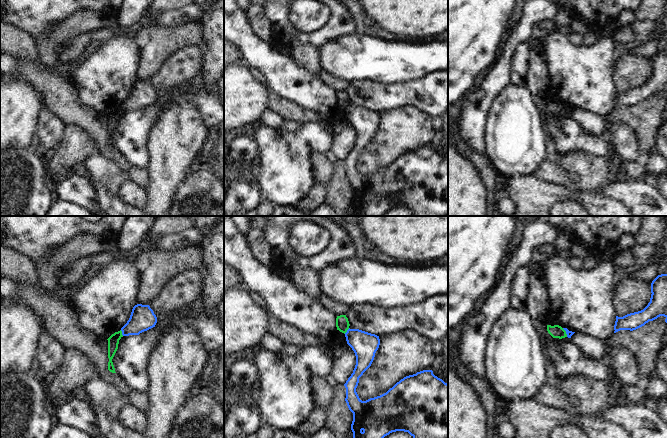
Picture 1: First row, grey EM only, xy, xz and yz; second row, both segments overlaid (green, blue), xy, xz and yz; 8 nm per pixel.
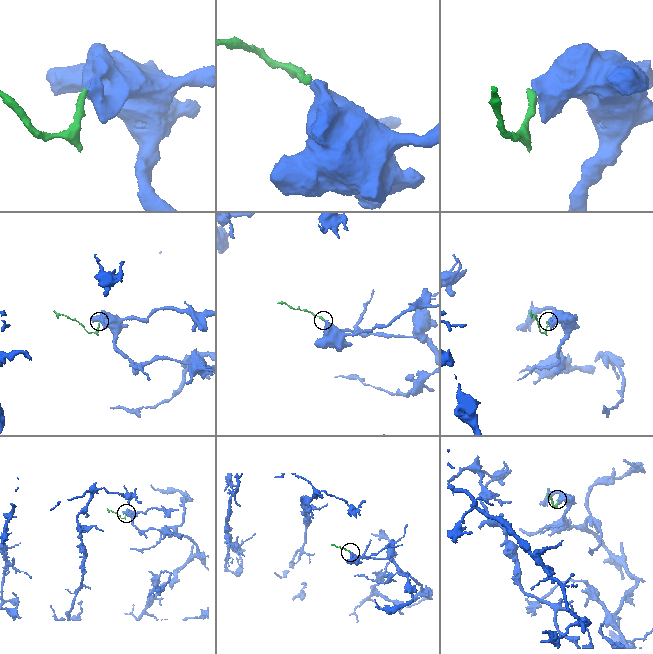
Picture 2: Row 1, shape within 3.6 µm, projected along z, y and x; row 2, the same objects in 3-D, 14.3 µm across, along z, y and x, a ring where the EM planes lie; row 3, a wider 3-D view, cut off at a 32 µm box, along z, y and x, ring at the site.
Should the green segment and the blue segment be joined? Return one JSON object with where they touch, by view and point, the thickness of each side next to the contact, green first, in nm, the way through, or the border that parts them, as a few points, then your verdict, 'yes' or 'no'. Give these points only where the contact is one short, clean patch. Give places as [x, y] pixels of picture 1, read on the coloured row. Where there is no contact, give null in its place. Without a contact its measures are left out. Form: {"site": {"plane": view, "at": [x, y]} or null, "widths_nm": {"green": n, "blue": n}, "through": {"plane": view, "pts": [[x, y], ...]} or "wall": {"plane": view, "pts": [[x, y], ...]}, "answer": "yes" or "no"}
{"site": {"plane": "xy", "at": [121, 333]}, "widths_nm": {"green": 90, "blue": 200}, "wall": {"plane": "xy", "pts": [[120, 330], [123, 335]]}, "answer": "no"}

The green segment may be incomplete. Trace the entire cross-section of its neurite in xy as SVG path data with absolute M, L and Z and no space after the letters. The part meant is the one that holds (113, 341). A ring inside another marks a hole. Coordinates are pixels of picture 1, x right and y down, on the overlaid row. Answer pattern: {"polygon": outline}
{"polygon": "M118 331L115 332L114 334L112 334L107 340L108 340L108 358L109 358L109 362L108 362L108 370L112 373L116 373L115 372L115 368L112 362L112 359L118 349L118 344L119 344L119 340L123 337L122 335L122 331Z"}

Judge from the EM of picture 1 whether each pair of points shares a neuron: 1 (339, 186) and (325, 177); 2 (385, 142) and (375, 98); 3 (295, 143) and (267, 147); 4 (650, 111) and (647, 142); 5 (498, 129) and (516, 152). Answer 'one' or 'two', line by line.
1: two
2: two
3: one
4: one
5: one

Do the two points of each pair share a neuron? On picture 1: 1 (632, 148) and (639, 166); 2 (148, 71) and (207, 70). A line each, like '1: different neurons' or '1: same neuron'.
1: different neurons
2: different neurons

